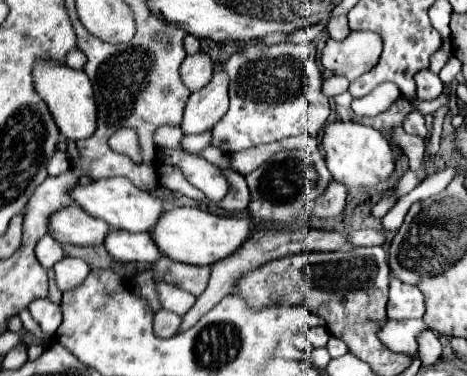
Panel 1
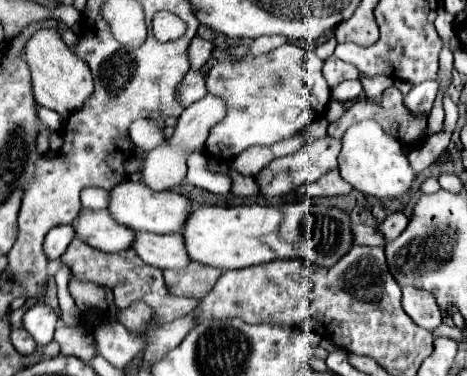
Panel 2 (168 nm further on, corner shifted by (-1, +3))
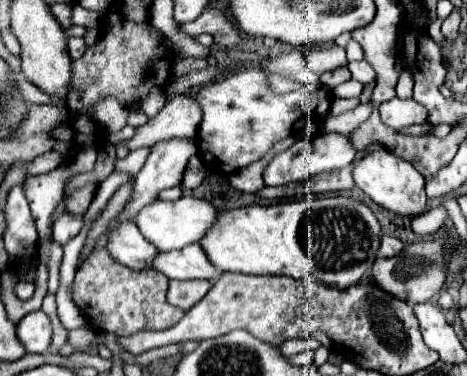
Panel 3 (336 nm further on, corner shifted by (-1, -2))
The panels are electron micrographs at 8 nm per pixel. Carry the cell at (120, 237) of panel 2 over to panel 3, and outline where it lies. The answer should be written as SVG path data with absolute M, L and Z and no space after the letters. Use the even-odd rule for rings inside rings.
M120 223L114 227L106 249L116 261L136 271L152 269L154 255L158 255L158 249L140 233L136 223Z

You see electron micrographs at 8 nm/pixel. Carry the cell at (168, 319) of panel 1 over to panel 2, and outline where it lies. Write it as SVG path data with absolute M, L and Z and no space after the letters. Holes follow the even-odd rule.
M136 301L134 304L130 304L128 308L118 310L118 314L116 314L118 322L124 324L126 330L128 330L132 336L138 336L140 334L138 330L140 330L140 326L142 326L142 322L150 322L152 316L154 316L154 312L150 310L150 306L146 306L142 301Z

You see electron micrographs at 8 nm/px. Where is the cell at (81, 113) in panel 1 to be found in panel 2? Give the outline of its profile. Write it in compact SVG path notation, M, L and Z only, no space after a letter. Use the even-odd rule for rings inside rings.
M44 28L38 30L24 46L24 56L32 72L32 92L34 100L50 110L56 110L62 118L68 118L74 114L74 110L80 110L84 102L92 94L92 74L86 62L82 62L60 38L58 30Z

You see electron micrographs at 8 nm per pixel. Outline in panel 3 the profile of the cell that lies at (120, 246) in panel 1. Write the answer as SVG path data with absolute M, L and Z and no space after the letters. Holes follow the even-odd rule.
M188 245L180 251L160 253L154 259L154 269L164 273L168 279L208 279L216 281L222 271L218 271L206 257L200 245Z

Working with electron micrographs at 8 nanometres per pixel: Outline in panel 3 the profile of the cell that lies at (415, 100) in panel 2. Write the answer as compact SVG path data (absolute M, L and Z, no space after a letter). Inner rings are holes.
M390 99L386 103L382 103L378 107L380 111L380 119L384 125L392 127L392 129L402 129L402 127L410 127L410 125L418 125L418 123L426 123L426 109L416 103L414 99Z

